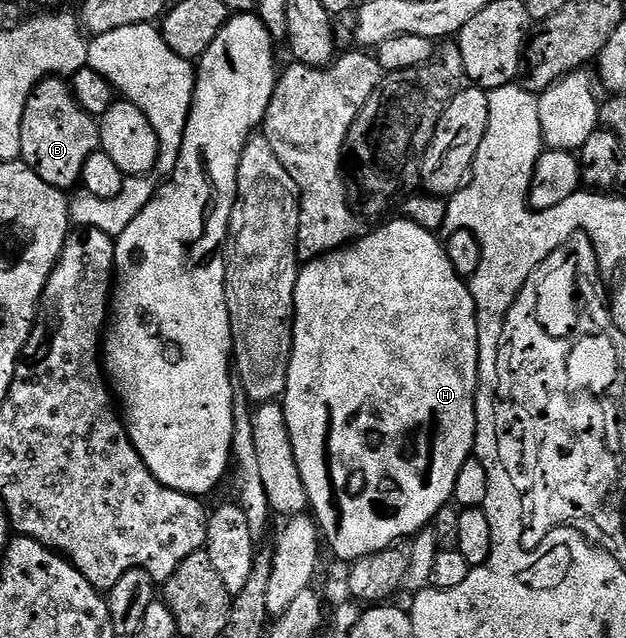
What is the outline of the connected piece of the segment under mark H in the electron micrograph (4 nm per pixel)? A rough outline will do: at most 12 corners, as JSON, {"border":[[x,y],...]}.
{"border":[[404,217],[302,264],[281,396],[346,561],[482,506],[479,338]]}

